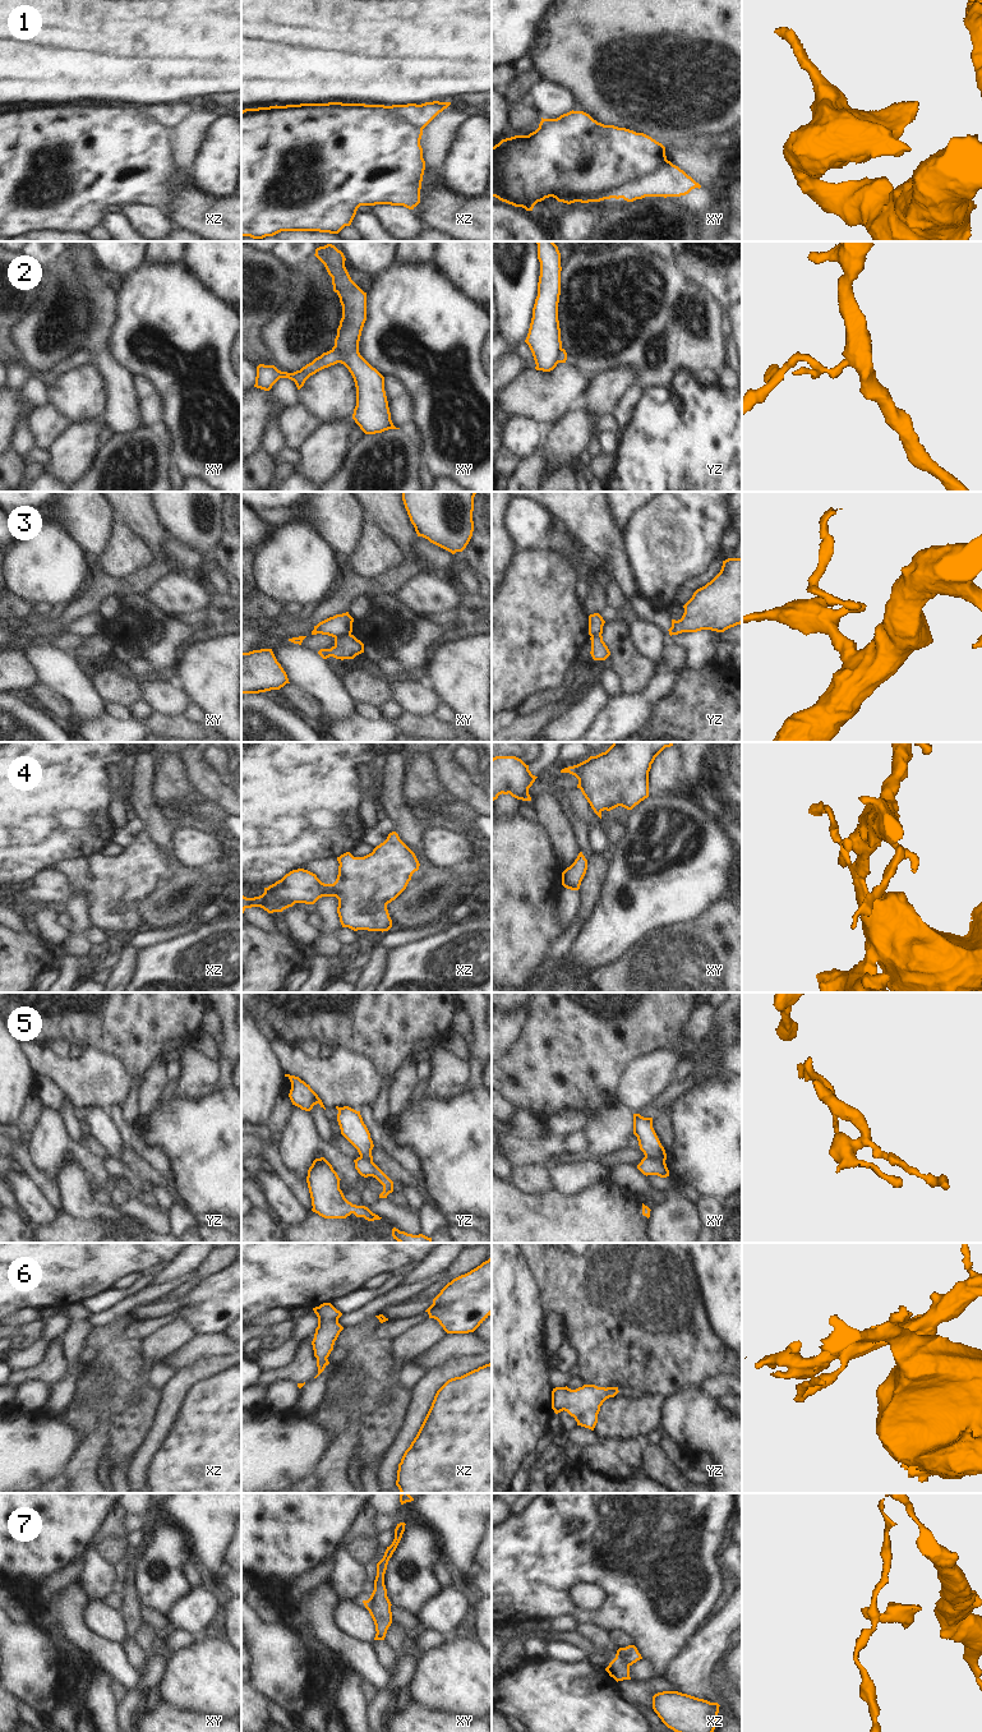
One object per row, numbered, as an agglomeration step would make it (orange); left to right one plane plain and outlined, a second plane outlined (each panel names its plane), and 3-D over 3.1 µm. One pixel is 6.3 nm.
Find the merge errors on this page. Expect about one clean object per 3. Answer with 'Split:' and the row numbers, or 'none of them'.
Split: 1, 2, 3, 5, 7.

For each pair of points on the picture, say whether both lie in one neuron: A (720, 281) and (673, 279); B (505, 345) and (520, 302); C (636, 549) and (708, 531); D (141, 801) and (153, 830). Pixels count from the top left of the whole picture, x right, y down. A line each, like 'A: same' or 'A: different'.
A: different
B: different
C: same
D: same

